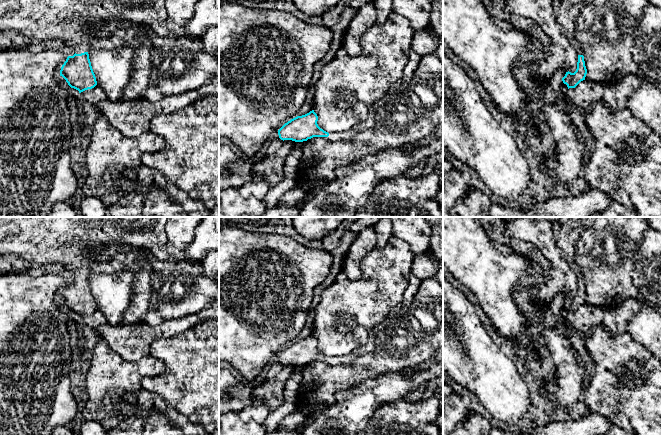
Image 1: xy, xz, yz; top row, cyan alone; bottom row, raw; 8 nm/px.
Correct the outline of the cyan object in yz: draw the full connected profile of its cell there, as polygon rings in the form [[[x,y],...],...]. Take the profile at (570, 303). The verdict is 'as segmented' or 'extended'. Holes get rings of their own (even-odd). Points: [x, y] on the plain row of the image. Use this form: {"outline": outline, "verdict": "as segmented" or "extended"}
{"outline": [[[560,217],[552,222],[553,234],[563,259],[578,277],[577,293],[574,297],[566,296],[562,302],[569,312],[575,312],[585,304],[587,293],[585,290],[582,269],[575,262],[575,244],[581,233],[590,228],[597,217]]], "verdict": "extended"}

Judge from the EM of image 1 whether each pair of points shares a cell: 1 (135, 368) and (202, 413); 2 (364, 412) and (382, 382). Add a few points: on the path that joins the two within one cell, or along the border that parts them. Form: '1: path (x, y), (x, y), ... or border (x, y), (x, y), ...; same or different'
1: border (151, 354), (165, 369), (145, 376), (141, 389); different
2: path (364, 405), (364, 402), (377, 389); same

